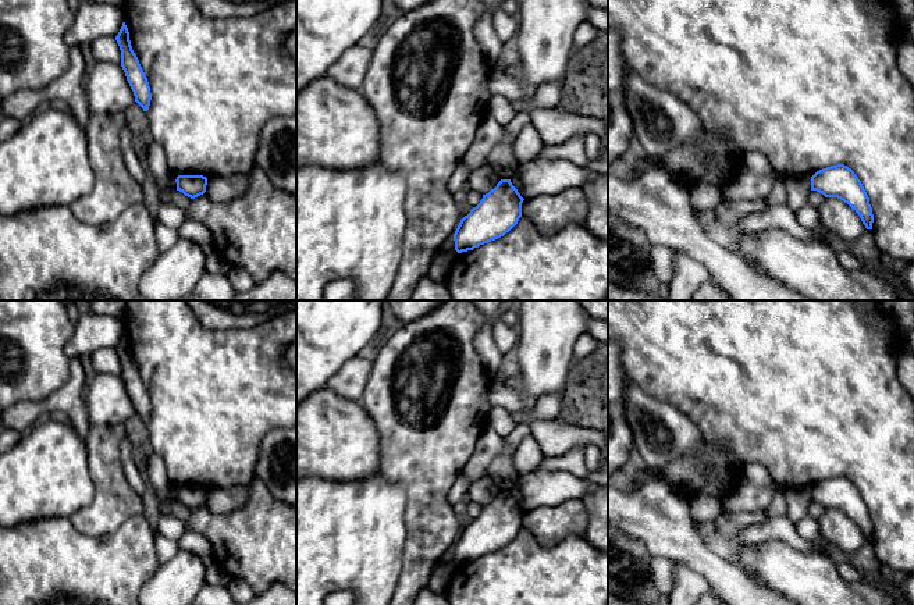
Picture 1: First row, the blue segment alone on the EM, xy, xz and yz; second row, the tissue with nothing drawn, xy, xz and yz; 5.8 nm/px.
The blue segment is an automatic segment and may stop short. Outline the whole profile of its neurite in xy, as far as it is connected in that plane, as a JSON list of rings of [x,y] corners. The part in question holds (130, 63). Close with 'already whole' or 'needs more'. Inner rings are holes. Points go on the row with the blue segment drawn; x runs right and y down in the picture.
[[[122,22],[115,40],[121,50],[121,67],[134,92],[135,102],[143,108],[143,111],[147,111],[152,100],[150,86],[139,60],[132,50],[129,32],[125,22]]]; already whole

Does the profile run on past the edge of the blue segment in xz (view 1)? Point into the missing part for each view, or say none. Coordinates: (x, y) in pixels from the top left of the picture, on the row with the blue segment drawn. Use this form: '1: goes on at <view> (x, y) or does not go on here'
1: does not go on here

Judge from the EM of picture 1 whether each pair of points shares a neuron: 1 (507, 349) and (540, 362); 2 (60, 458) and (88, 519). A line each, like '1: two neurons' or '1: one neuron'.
1: two neurons
2: two neurons

